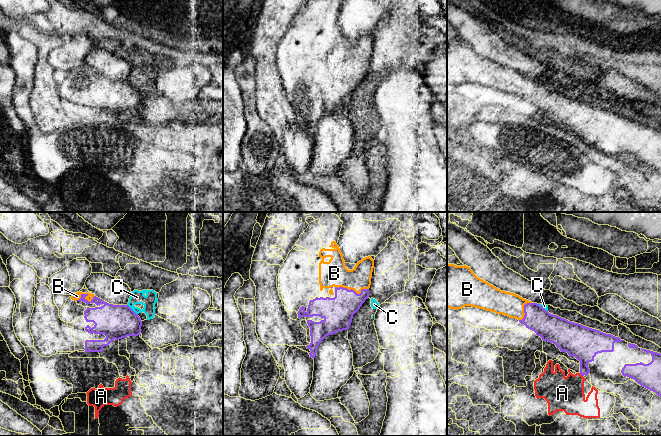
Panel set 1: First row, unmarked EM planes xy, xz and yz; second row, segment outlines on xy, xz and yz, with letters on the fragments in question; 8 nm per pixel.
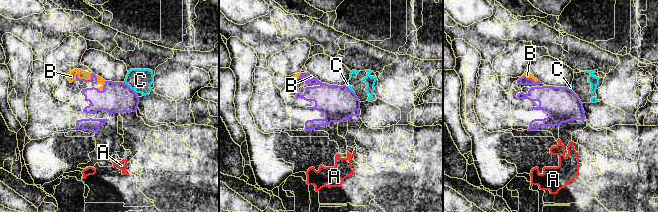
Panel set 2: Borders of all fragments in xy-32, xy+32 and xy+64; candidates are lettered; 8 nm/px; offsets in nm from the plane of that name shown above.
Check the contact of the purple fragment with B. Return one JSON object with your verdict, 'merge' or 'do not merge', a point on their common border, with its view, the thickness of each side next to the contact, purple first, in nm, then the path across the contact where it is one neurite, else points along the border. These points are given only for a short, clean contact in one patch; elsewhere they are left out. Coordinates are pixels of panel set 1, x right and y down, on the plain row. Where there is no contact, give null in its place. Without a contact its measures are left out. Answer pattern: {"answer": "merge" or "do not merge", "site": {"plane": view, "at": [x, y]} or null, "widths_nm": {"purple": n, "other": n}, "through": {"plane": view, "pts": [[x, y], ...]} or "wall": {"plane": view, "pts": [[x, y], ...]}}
{"answer": "merge", "site": {"plane": "xz", "at": [351, 65]}, "widths_nm": {"purple": 240, "other": 200}}

